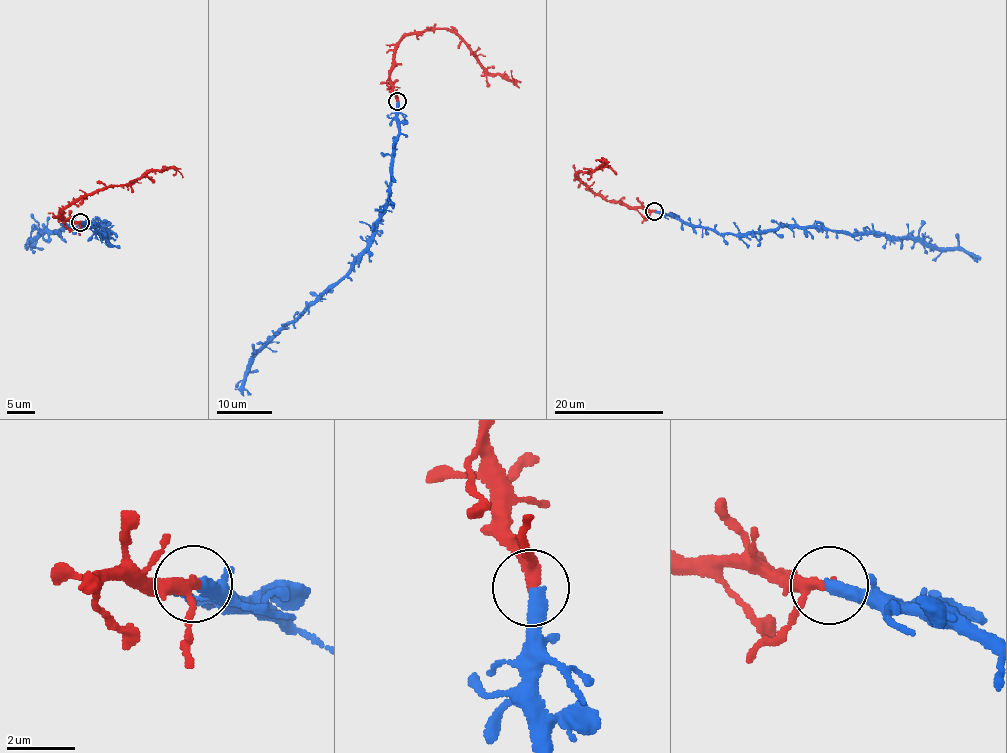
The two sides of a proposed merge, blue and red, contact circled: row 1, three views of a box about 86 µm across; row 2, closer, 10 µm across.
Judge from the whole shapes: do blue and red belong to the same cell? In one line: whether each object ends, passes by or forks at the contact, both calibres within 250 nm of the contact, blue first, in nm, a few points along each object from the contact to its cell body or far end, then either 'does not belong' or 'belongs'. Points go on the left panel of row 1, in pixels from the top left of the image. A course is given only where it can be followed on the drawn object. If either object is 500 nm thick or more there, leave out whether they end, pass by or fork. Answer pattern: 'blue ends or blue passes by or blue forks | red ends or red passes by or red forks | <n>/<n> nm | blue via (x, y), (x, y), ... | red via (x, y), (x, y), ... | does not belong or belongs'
blue ends | red passes by | 400/280 nm | blue via (80, 222), (93, 226), (102, 237), (110, 236), (105, 225), (95, 222), (42, 230), (30, 241), (44, 248) | red via (80, 222), (58, 218), (64, 208), (109, 186), (128, 185), (151, 170), (175, 167), (183, 177) | belongs

